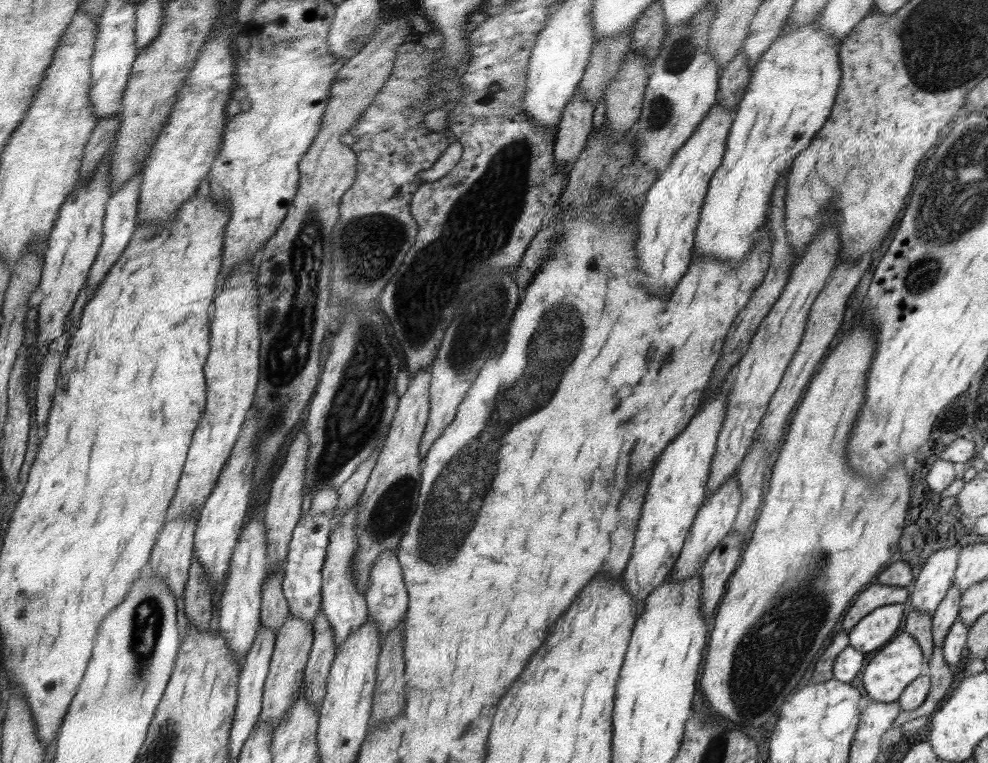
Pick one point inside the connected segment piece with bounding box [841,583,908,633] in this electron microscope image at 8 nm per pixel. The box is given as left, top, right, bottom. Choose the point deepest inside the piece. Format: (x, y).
(877, 595)

